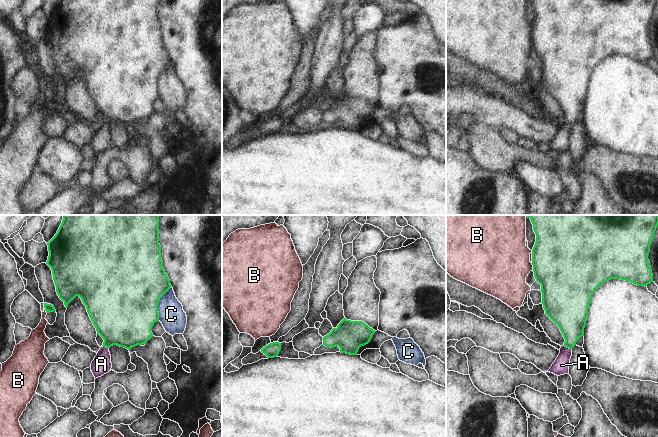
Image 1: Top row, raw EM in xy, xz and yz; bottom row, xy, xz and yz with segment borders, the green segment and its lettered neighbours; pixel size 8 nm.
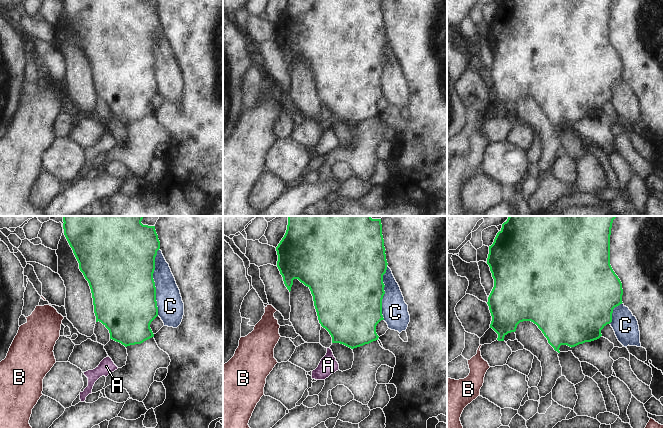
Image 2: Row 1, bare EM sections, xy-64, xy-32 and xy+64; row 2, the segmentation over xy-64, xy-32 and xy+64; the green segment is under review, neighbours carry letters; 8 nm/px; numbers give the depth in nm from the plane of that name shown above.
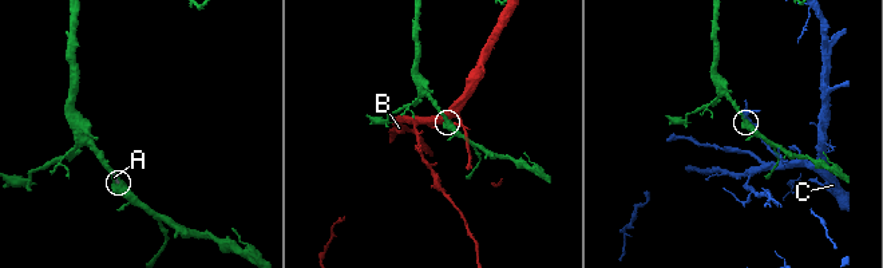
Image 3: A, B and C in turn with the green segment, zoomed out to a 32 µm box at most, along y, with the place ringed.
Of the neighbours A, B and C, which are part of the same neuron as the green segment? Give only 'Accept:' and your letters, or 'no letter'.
Accept: A

